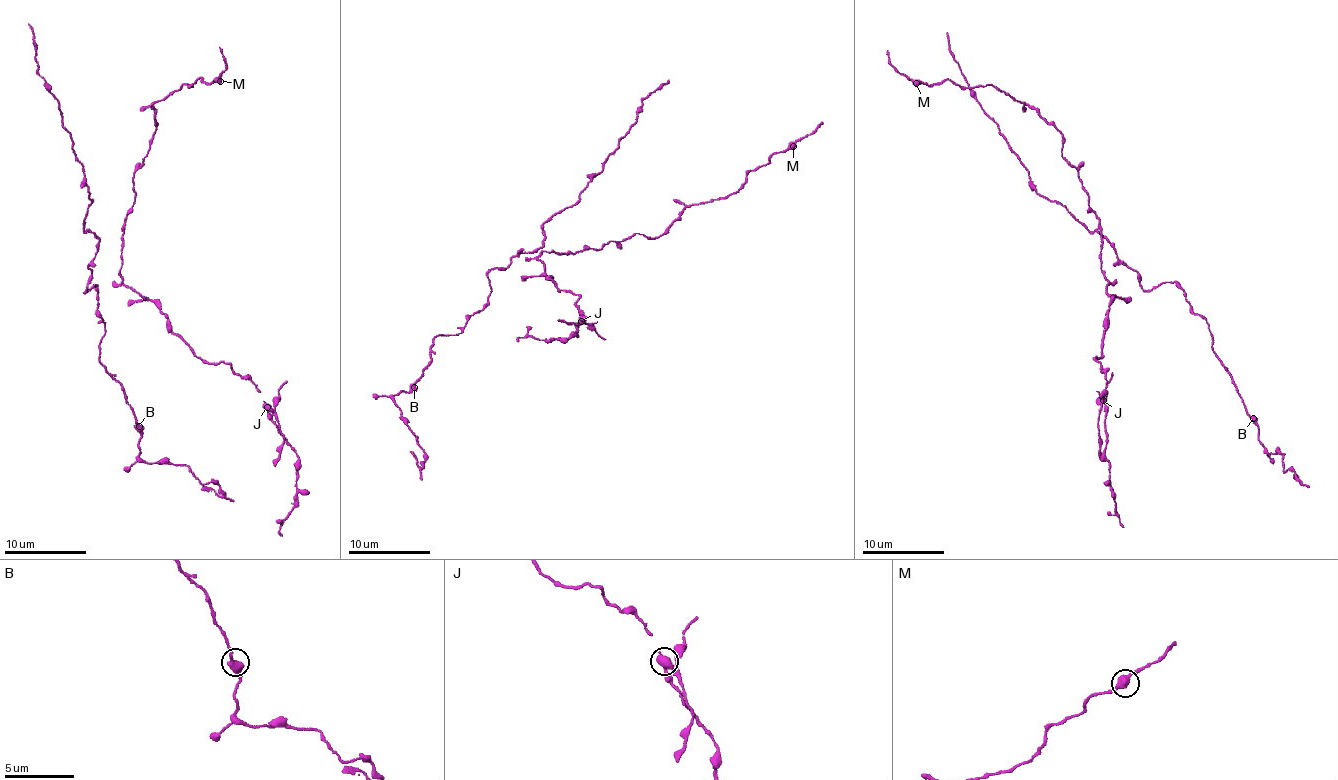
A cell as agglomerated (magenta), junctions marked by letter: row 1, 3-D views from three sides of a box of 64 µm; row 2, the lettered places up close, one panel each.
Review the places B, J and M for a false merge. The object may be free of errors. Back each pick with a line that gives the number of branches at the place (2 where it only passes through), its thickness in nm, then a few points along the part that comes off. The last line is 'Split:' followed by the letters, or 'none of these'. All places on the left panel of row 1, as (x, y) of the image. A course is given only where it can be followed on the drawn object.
J: 3 branches meet; 420 nm thick; foreign part runs (267, 407), (282, 434), (283, 444), (275, 467)
Split: J

